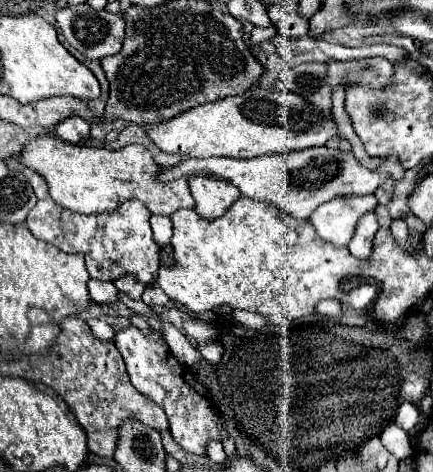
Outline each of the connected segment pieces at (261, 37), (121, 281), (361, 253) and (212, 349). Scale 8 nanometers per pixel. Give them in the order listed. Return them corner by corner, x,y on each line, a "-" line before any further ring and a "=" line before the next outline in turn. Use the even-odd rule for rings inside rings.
273,25
273,27
269,27
269,29
263,29
263,27
253,29
253,33
251,33
251,51
255,53
255,49
257,49
265,39
273,37
275,33
277,33
277,27
275,27
275,25
=
123,275
123,277
119,277
119,279
115,279
113,281
115,283
115,287
119,289
119,291
123,291
123,293
127,293
131,299
135,299
135,301
139,301
141,299
141,293
145,291
145,283
141,283
139,279
135,279
135,275
=
369,211
365,213
359,221
357,221
357,227
355,227
355,233
353,233
353,239
349,241
349,251
359,257
359,259
365,259
369,253
371,253
371,243
373,243
373,237
375,237
375,231
379,229
377,225
377,219
375,215
=
211,343
211,345
197,346
202,357
209,363
219,363
223,357
223,347
219,343

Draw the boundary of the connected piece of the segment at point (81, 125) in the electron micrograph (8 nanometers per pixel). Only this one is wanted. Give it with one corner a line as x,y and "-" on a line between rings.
71,115
55,127
55,135
67,143
79,143
81,139
89,137
89,123
85,123
81,115

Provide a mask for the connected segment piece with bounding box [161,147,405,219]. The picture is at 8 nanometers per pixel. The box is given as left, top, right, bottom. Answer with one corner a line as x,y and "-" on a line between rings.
311,147
305,151
293,151
293,153
281,153
281,155
259,155
253,159
231,159
231,157
211,157
203,161
187,159
179,163
177,167
165,171
161,179
173,181
181,175
191,177
197,173
209,173
225,181
231,181
235,187
239,187
243,197
269,201
295,219
309,219
315,207
329,201
331,197
375,193
375,189
385,179
389,177
395,181
401,179
405,175
405,169
401,167
401,161
397,159
397,155
381,157
381,165
377,169
369,169
355,159
353,151
345,153
345,151
329,149
329,147

